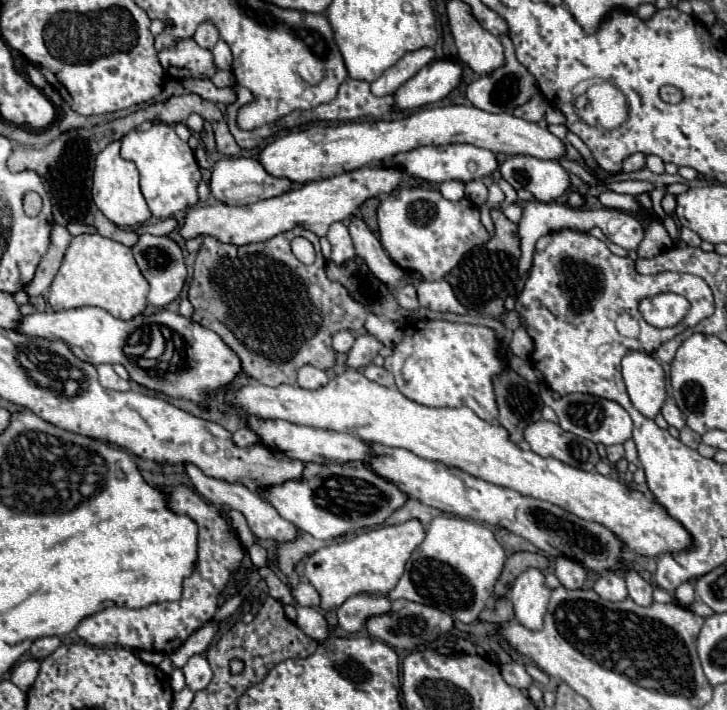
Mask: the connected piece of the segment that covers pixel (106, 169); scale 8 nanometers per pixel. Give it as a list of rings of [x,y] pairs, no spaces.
[[[121,140],[111,142],[103,152],[97,154],[95,160],[95,172],[93,172],[93,200],[97,208],[119,228],[135,228],[139,224],[145,224],[151,218],[151,212],[147,208],[147,202],[139,190],[139,172],[137,166],[119,154]]]

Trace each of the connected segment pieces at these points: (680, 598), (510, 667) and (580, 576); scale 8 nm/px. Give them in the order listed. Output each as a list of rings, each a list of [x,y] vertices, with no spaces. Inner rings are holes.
[[[685,582],[683,586],[679,586],[675,590],[675,600],[679,606],[685,606],[689,608],[693,602],[695,602],[695,590],[693,590],[693,584],[691,582]]]
[[[509,662],[509,664],[503,664],[501,666],[501,676],[503,680],[509,684],[509,686],[515,686],[519,690],[527,690],[531,686],[531,676],[525,672],[523,664],[519,662]]]
[[[559,556],[557,558],[557,566],[555,566],[555,576],[559,578],[559,582],[567,588],[567,590],[579,590],[583,588],[585,584],[585,578],[587,578],[587,570],[571,560],[571,558],[563,558]]]

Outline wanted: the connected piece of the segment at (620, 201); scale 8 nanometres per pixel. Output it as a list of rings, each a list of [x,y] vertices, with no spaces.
[[[605,190],[605,192],[599,194],[599,200],[607,208],[633,208],[635,212],[643,212],[643,208],[637,202],[637,198],[629,196],[629,194],[617,194],[613,190]]]

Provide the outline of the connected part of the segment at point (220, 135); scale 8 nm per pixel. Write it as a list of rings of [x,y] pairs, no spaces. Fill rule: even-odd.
[[[221,120],[221,122],[215,122],[213,124],[213,130],[215,130],[215,142],[217,142],[217,152],[219,154],[223,154],[223,156],[237,156],[239,154],[239,146],[237,146],[237,142],[233,140],[233,136],[231,136],[231,132],[229,132],[229,128],[227,128],[227,124],[225,124],[225,120]]]

